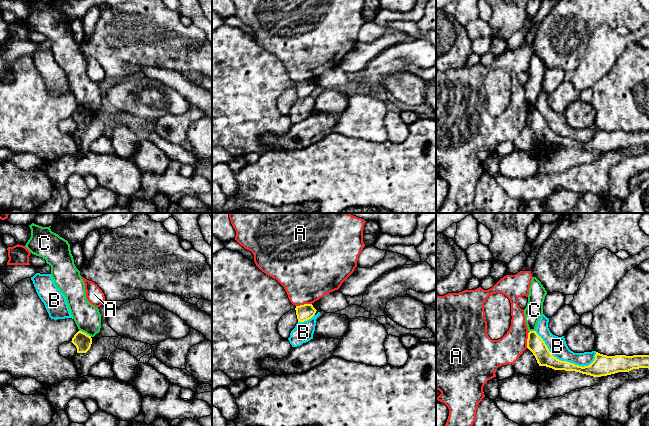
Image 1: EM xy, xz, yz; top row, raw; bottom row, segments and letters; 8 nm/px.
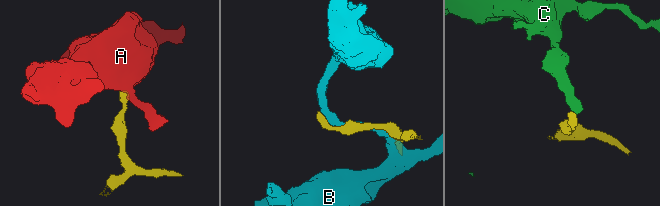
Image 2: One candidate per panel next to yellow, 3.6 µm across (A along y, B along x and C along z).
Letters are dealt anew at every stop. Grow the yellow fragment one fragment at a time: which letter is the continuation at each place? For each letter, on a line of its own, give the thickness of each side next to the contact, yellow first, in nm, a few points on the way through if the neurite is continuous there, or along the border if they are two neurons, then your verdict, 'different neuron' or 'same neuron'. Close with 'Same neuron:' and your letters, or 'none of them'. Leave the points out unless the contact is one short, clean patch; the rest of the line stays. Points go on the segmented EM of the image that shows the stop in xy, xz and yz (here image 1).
A: 130/420 nm | along xz (311, 303), (296, 306) | different neuron
B: 140/150 nm | different neuron
C: 140/220 nm | along xy (79, 330), (91, 336) | different neuron
Same neuron: none of them

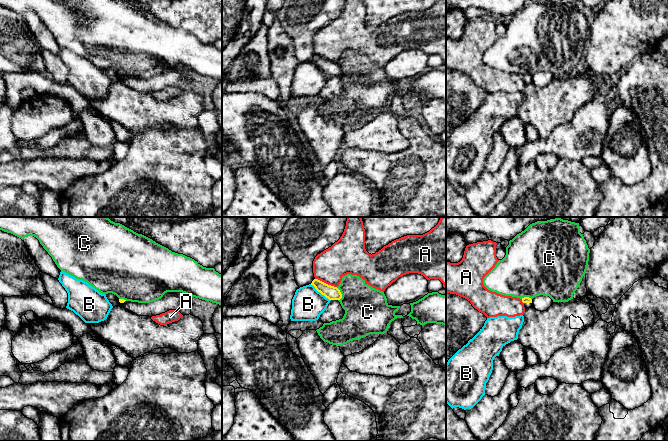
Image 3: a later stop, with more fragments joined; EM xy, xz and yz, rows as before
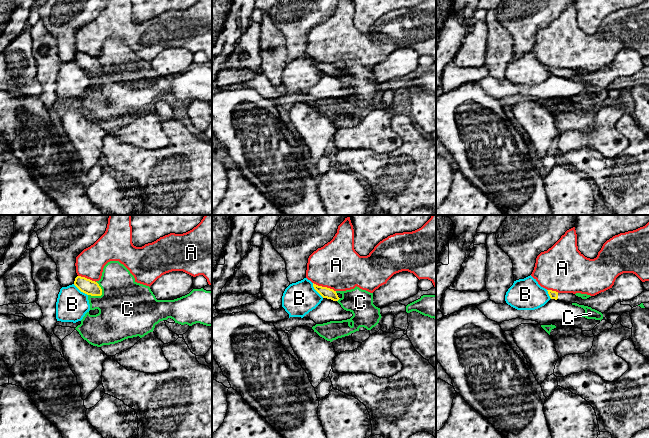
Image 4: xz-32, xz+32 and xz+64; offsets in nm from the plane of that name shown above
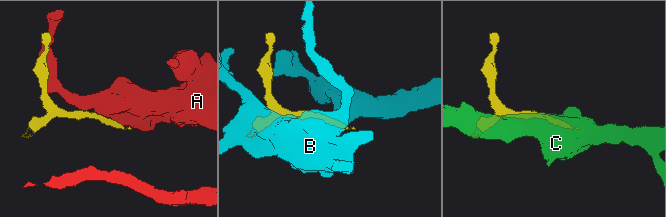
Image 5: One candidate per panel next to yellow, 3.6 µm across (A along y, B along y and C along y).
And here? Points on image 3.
A: 110/260 nm | different neuron
B: 110/260 nm | along xz (310, 284), (330, 300) | different neuron
C: 110/360 nm | different neuron
Same neuron: none of them

